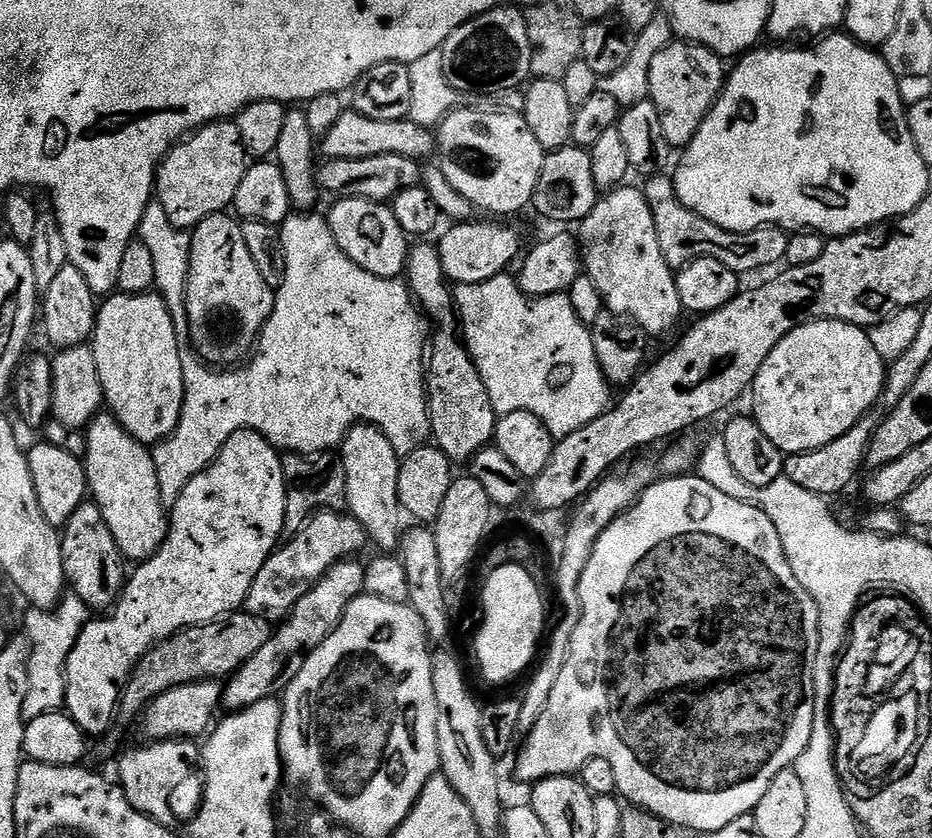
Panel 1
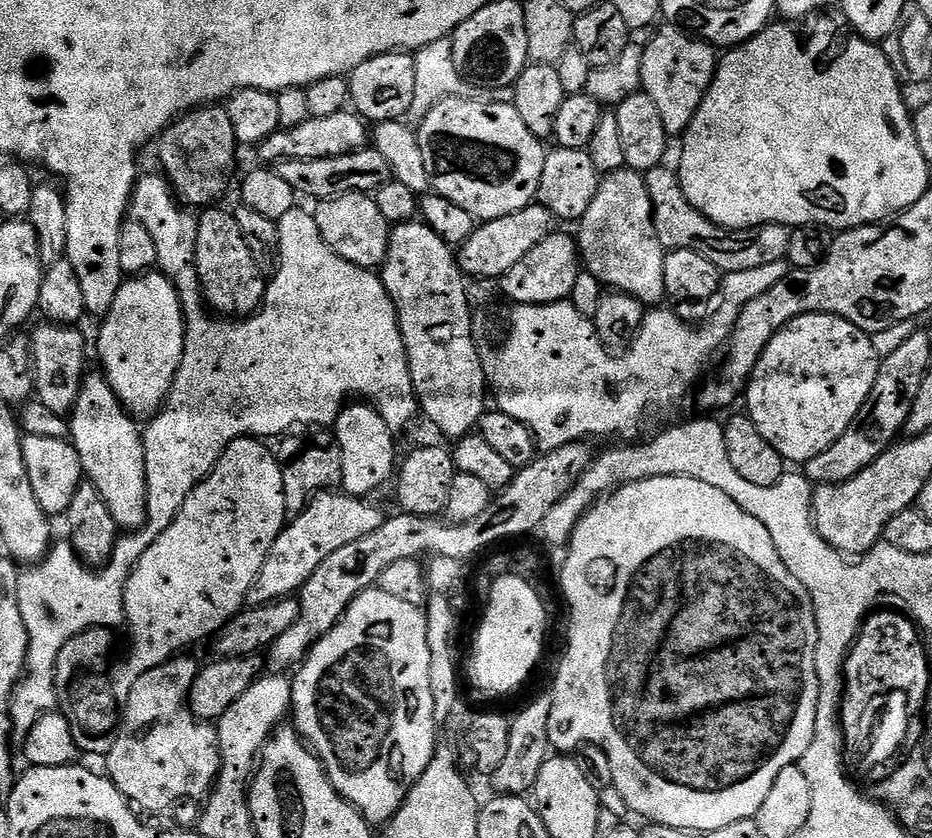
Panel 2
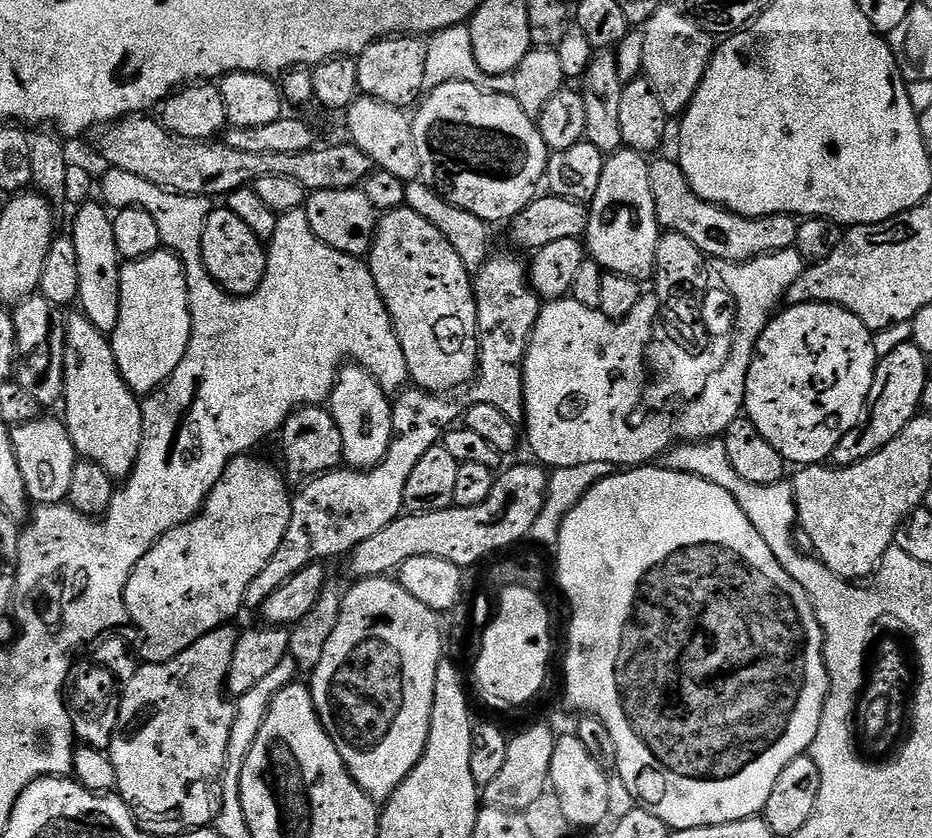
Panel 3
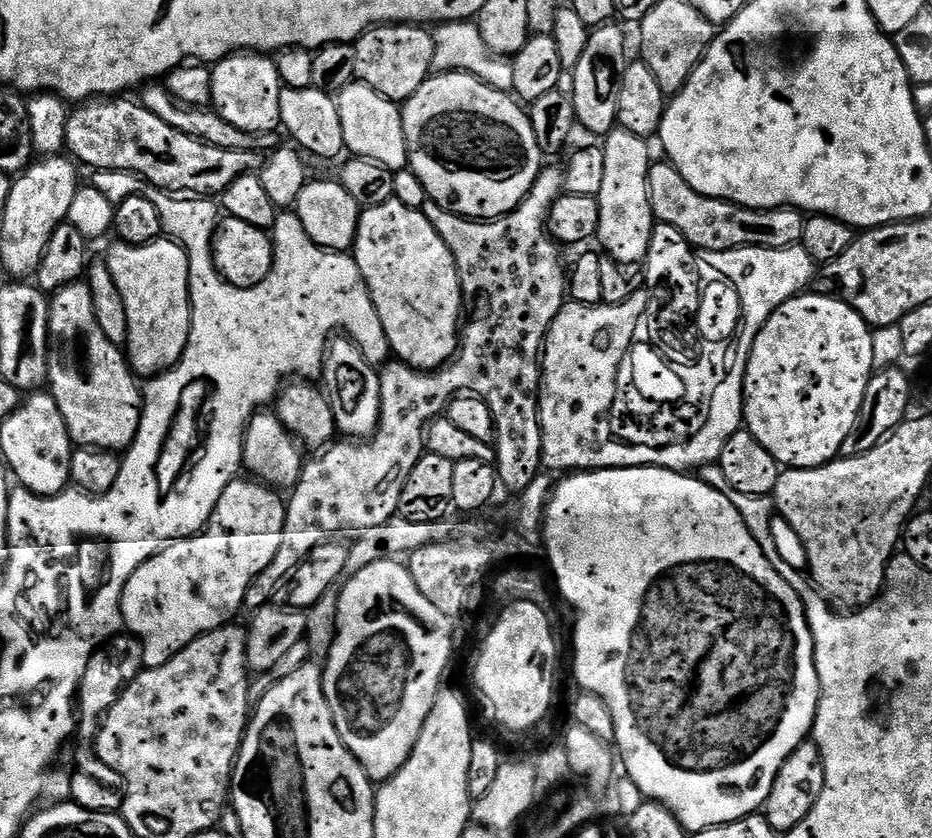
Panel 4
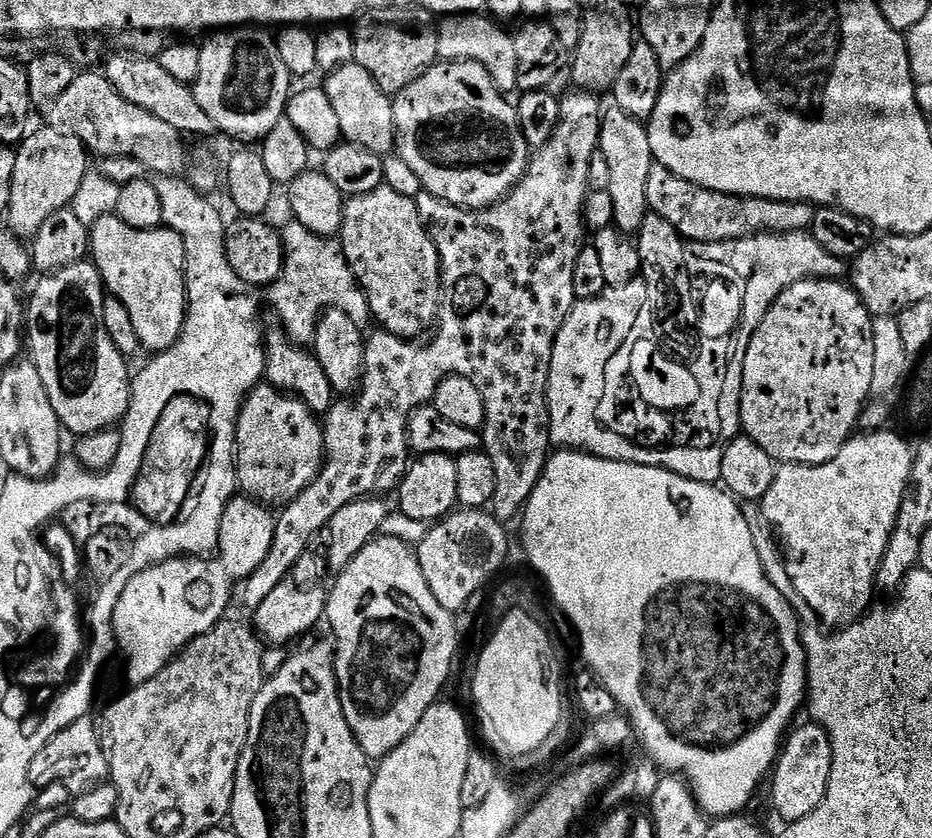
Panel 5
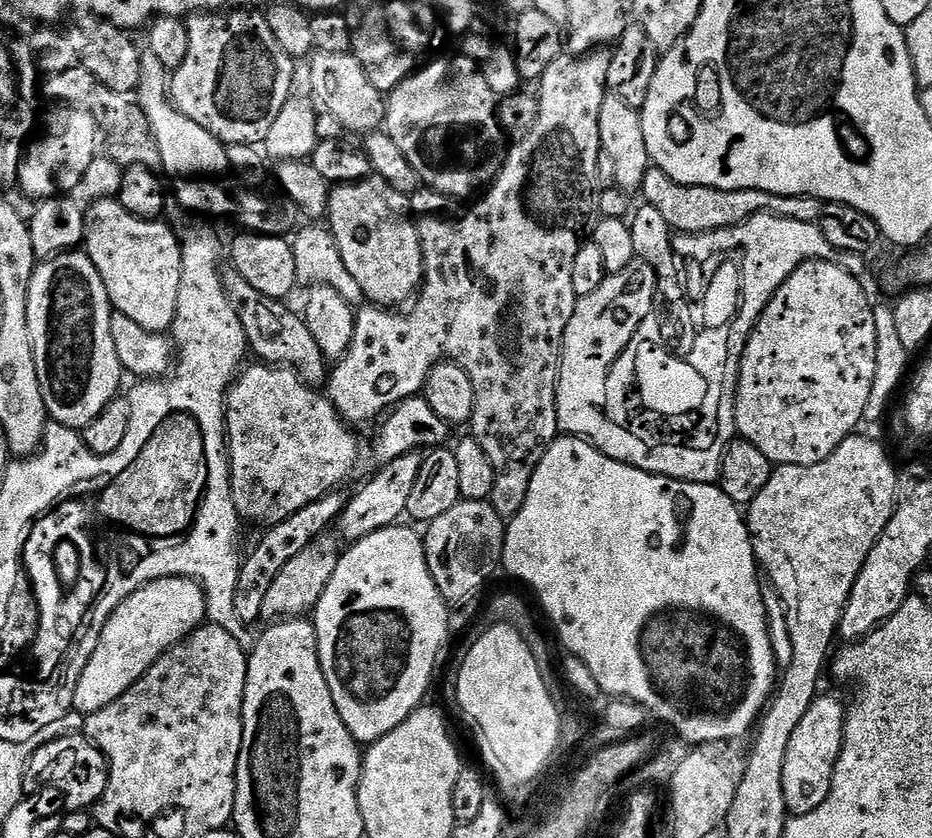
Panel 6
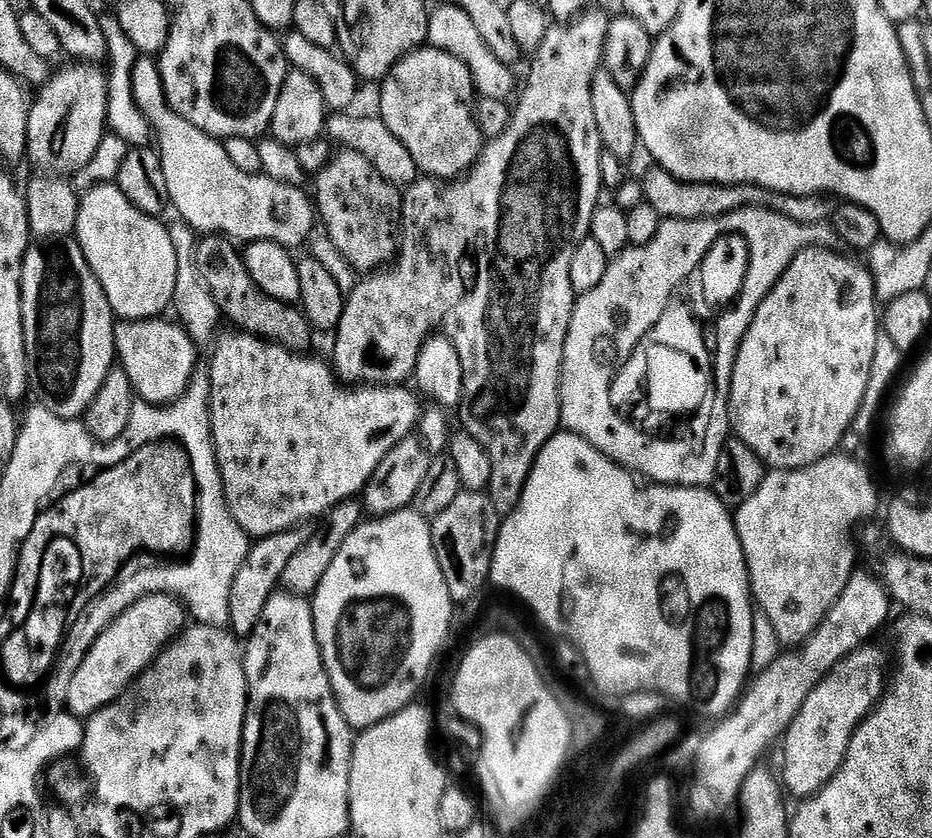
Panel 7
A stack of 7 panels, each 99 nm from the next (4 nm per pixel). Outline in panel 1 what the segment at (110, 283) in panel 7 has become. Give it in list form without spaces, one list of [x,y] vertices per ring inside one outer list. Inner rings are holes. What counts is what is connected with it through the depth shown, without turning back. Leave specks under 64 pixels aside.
[[[142,292],[138,296],[127,294],[112,294],[99,305],[96,313],[96,330],[92,334],[90,347],[94,358],[98,362],[98,378],[102,378],[102,390],[104,391],[104,402],[107,411],[115,416],[116,421],[138,441],[145,446],[155,446],[171,436],[172,431],[178,426],[178,418],[182,412],[182,402],[184,401],[184,379],[182,378],[182,347],[180,340],[176,337],[177,321],[172,319],[172,312],[166,306],[166,302],[158,294],[152,292]]]

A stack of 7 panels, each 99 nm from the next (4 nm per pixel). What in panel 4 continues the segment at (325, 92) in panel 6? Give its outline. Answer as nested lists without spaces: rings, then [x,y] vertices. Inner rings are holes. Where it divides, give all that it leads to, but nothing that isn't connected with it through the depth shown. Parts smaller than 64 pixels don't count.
[[[353,82],[335,97],[335,111],[340,111],[340,132],[352,156],[370,158],[397,173],[408,168],[408,151],[404,133],[404,114],[401,105],[382,98],[378,90]]]

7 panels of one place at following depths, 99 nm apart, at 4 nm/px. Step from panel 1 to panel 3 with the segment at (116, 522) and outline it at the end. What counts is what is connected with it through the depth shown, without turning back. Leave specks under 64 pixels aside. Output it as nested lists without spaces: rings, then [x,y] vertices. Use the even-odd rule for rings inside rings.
[[[83,314],[75,315],[76,316],[69,315],[64,326],[64,394],[62,397],[64,416],[62,415],[62,423],[68,427],[70,442],[74,442],[77,457],[93,460],[98,466],[102,466],[102,470],[106,470],[106,474],[112,476],[113,481],[120,482],[131,476],[136,468],[136,459],[140,453],[142,438],[144,437],[144,410],[141,401],[138,399],[137,393],[131,392],[128,389],[127,382],[120,377],[120,371],[118,370],[116,359],[114,358],[111,339],[109,339],[105,333],[98,331]]]

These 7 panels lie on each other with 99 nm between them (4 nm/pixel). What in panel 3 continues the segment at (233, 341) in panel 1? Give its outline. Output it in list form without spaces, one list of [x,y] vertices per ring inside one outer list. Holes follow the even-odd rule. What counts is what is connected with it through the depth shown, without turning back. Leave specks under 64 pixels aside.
[[[226,206],[213,207],[206,218],[200,253],[213,282],[230,296],[248,296],[251,292],[256,292],[268,272],[265,241],[258,239],[254,230],[250,230],[250,226],[246,226],[246,222],[242,222],[242,218],[238,218],[238,214]]]

